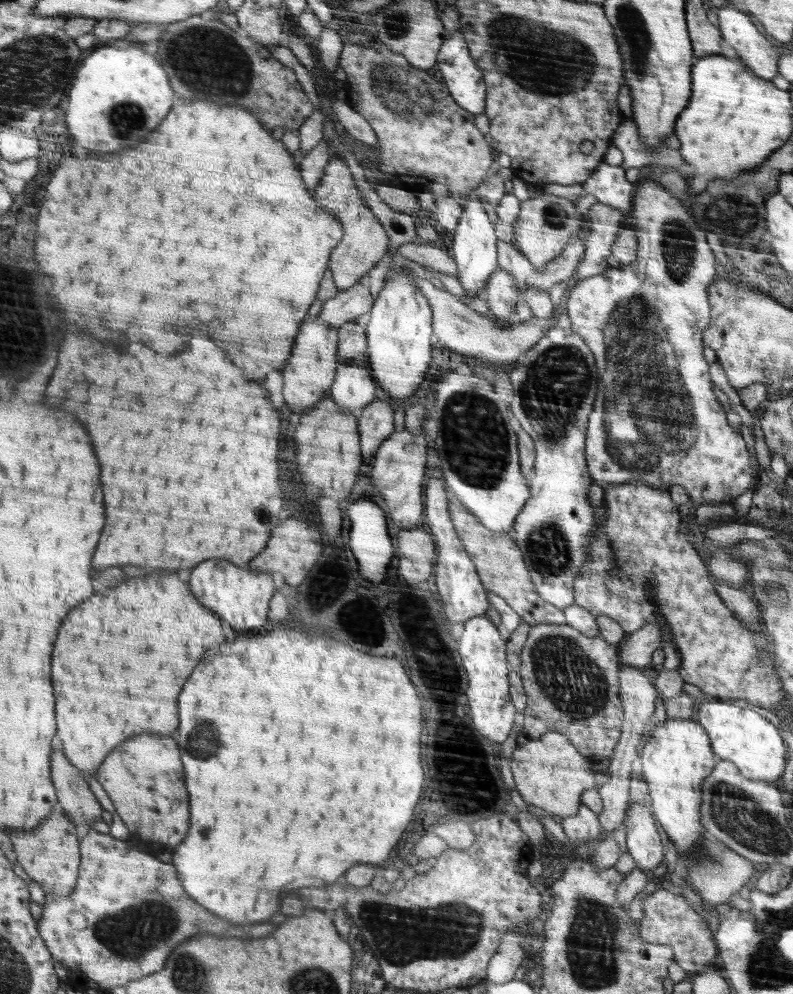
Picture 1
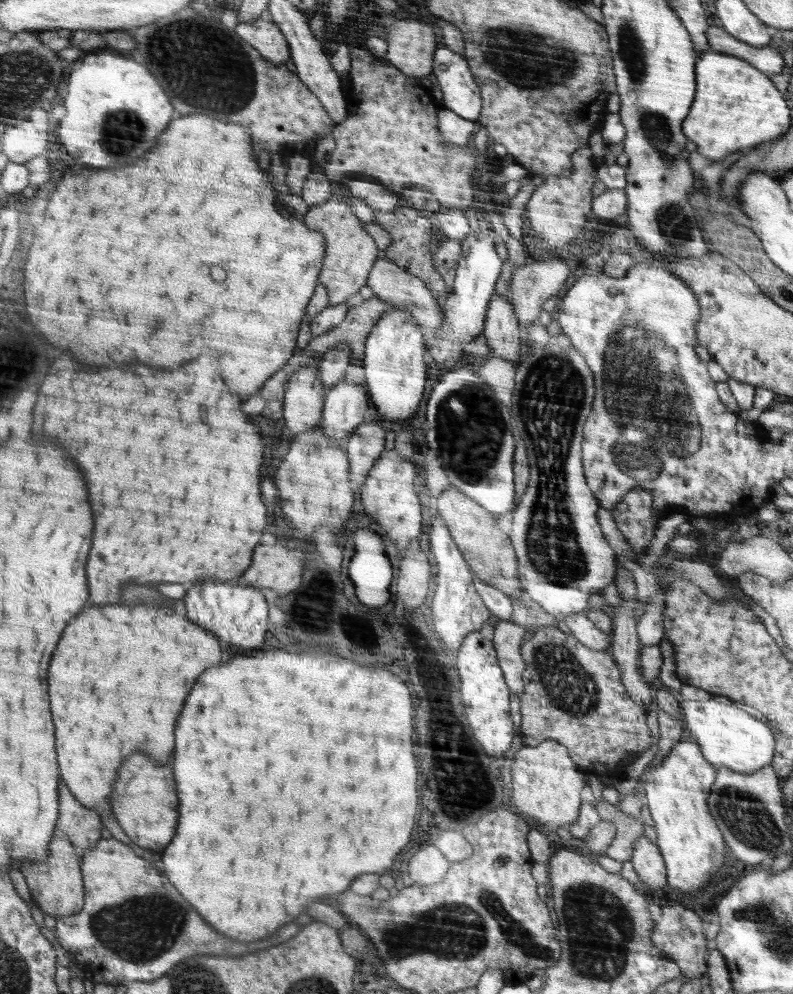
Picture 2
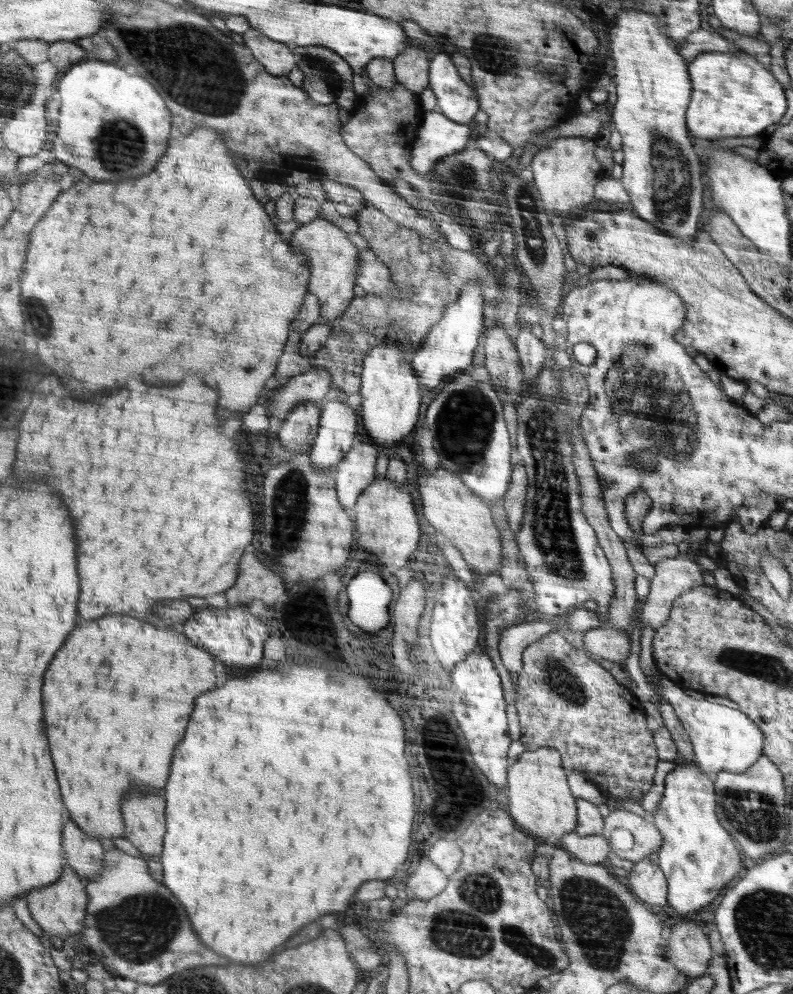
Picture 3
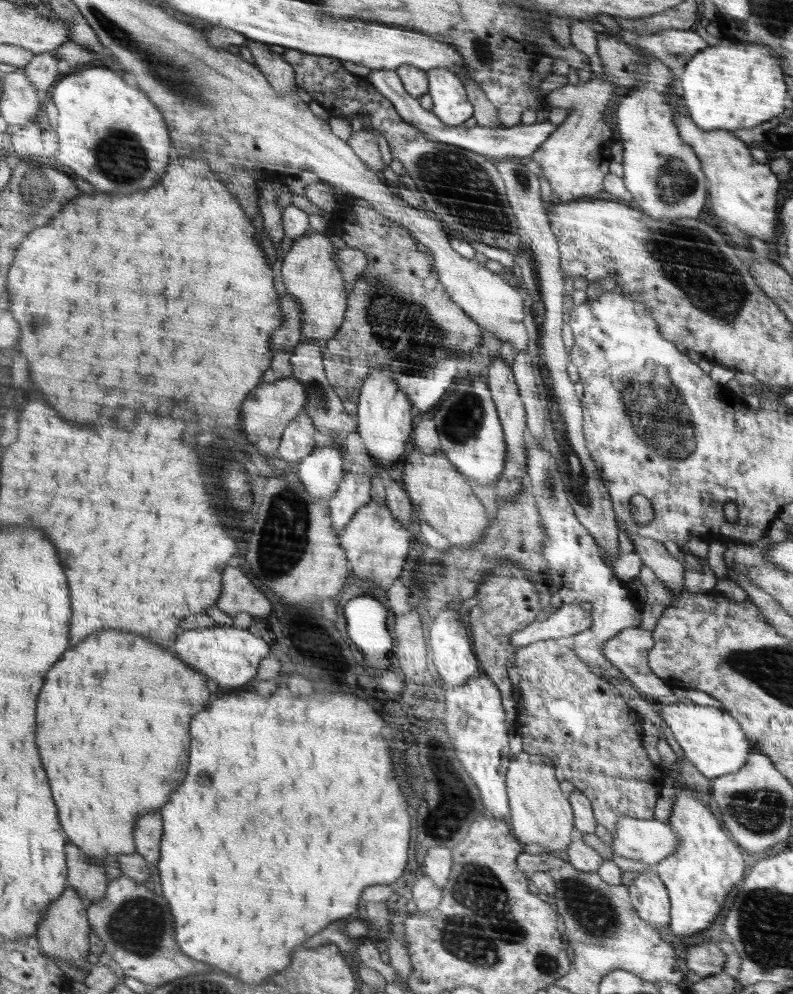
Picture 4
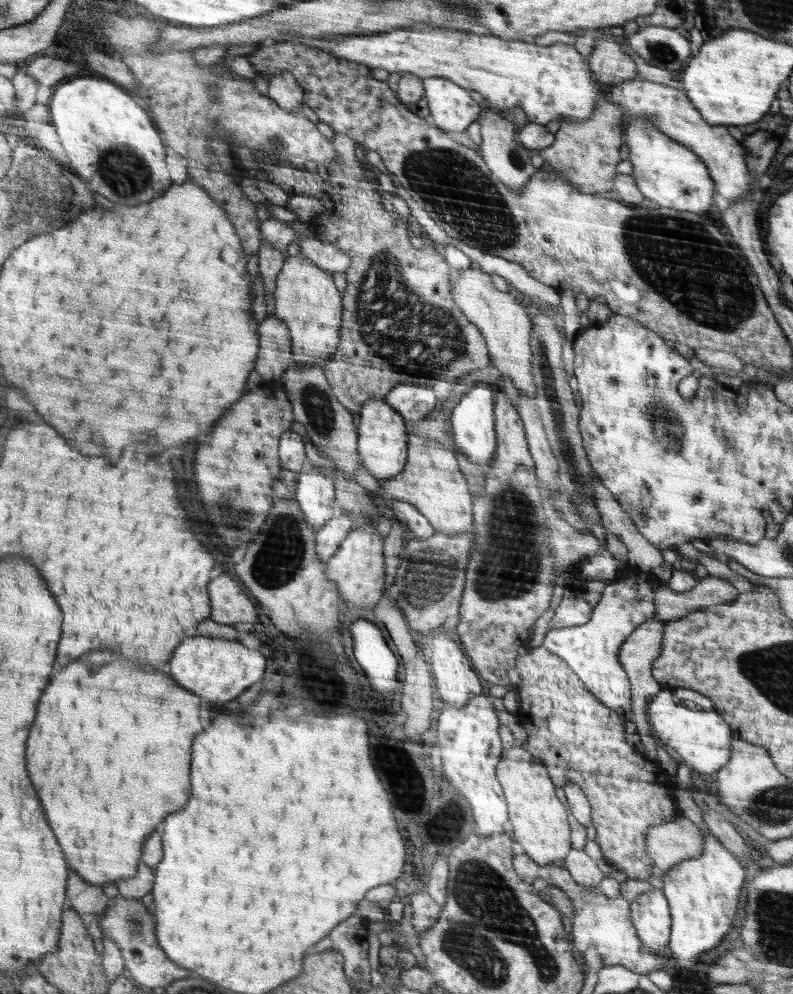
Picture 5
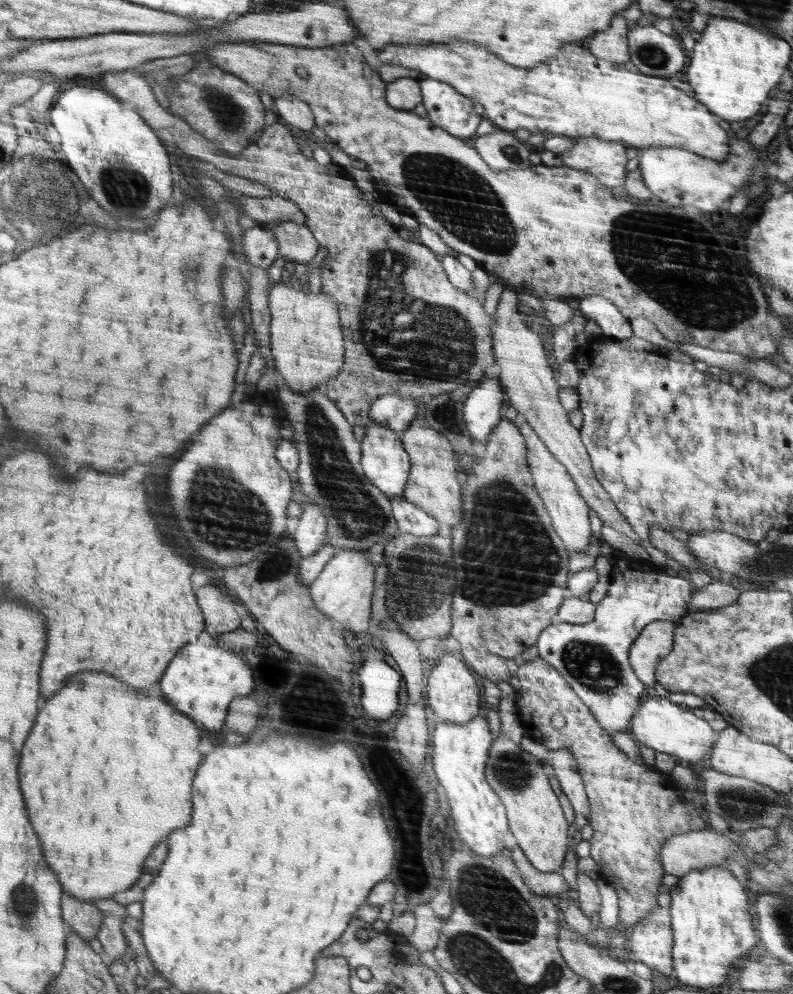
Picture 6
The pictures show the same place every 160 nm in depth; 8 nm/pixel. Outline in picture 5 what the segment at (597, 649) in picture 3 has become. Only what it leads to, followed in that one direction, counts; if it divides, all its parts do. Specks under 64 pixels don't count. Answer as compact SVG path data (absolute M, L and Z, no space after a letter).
M653 620L646 621L644 625L640 625L628 638L625 644L621 646L620 661L625 667L626 674L630 677L630 682L633 683L633 707L634 714L631 721L636 724L637 733L640 735L641 743L644 745L646 757L650 761L657 761L658 743L652 735L652 725L647 719L648 703L651 697L656 696L661 692L661 683L653 677L653 662L656 661L662 652L662 634L664 632L664 621Z

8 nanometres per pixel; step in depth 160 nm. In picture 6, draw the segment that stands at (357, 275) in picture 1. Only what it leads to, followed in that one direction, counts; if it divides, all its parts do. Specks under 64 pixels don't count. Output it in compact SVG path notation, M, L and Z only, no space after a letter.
M282 281L274 283L268 292L268 303L270 303L271 311L271 354L280 381L300 394L308 394L317 387L323 387L327 381L337 377L341 373L342 366L344 366L345 334L341 330L338 304L334 303L334 299L330 295L324 295L321 291L318 294L312 294L307 289L295 290Z

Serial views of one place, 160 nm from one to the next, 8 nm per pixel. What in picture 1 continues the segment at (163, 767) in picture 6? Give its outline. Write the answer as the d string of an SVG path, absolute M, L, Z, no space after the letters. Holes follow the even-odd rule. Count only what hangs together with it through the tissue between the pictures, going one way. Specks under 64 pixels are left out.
M176 572L152 574L148 578L130 578L114 590L108 590L106 596L100 594L88 598L82 602L82 606L76 606L62 622L58 632L58 646L54 644L52 652L52 686L58 722L56 736L62 744L64 756L67 756L70 764L74 764L74 768L82 772L84 778L86 775L95 775L102 761L113 752L112 748L130 736L142 732L175 735L180 724L178 694L182 692L184 682L200 662L204 650L224 642L222 622L218 620L220 615L206 607L190 587L191 584L188 586L178 580ZM56 658L58 668L62 668L60 678L66 684L56 684Z

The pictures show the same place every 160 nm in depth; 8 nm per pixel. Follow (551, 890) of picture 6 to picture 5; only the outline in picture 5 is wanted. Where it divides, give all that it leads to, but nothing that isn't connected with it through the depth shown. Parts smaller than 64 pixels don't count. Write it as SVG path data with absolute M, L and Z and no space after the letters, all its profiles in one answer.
M523 852L514 858L514 866L517 874L526 882L534 882L536 878L544 878L548 884L557 886L569 896L574 907L574 916L569 921L569 929L580 958L583 957L583 953L588 948L594 947L600 954L604 965L624 965L636 974L643 975L662 968L662 954L656 953L653 947L646 946L644 941L637 937L633 920L628 918L628 916L632 916L632 910L628 910L630 904L622 898L622 895L608 899L600 885L583 887L562 864L553 863L538 866Z

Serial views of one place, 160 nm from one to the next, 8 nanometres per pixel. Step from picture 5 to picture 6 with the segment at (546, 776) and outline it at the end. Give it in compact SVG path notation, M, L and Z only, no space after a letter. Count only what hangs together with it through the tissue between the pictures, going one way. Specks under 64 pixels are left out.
M517 693L514 698L505 695L498 703L497 712L500 717L501 730L497 740L494 741L494 754L490 754L490 766L485 766L486 782L490 782L490 786L494 786L498 794L502 794L502 802L506 802L505 808L510 810L510 830L516 835L518 847L526 859L542 872L558 872L558 868L562 868L564 864L564 856L568 848L568 822L554 794L550 774L547 773L549 769L547 762L542 758L536 758L521 745L521 740L527 736L519 719L519 710L515 703L517 697Z

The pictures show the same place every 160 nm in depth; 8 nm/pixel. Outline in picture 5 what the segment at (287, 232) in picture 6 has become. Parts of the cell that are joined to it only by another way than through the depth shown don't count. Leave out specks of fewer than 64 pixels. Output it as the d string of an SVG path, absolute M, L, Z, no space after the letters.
M316 236L300 237L299 246L299 254L309 258L322 270L330 273L346 272L346 269L352 266L350 257L345 251L338 250L333 244L320 241Z

